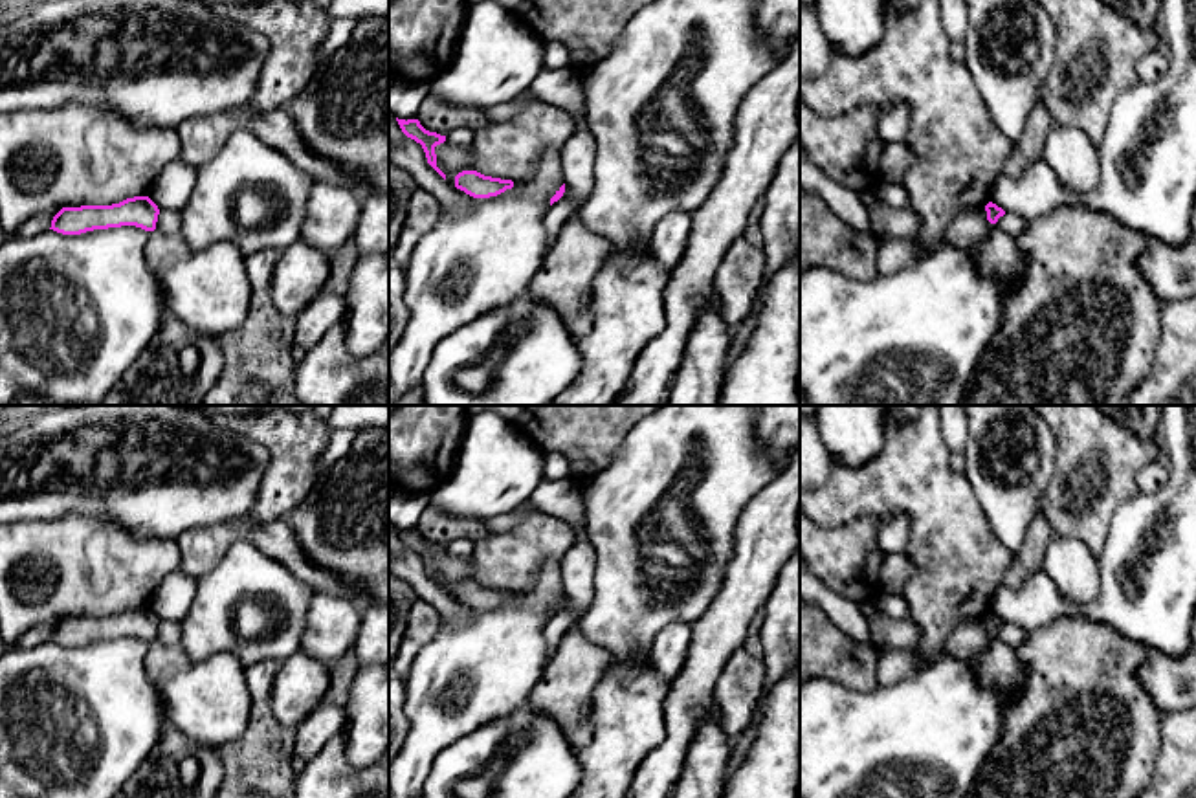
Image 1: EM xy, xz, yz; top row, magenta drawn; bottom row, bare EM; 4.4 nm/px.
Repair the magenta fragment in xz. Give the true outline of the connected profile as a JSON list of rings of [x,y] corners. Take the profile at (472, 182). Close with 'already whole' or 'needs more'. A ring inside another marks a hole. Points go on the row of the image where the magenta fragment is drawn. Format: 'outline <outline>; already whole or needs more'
outline [[[462,171],[455,176],[455,187],[473,198],[490,198],[512,189],[514,182],[484,176],[477,171]]]; already whole

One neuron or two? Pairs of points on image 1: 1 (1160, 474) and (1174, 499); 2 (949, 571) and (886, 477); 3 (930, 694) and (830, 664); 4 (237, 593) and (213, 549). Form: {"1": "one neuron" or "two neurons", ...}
{"1": "two neurons", "2": "one neuron", "3": "two neurons", "4": "two neurons"}

